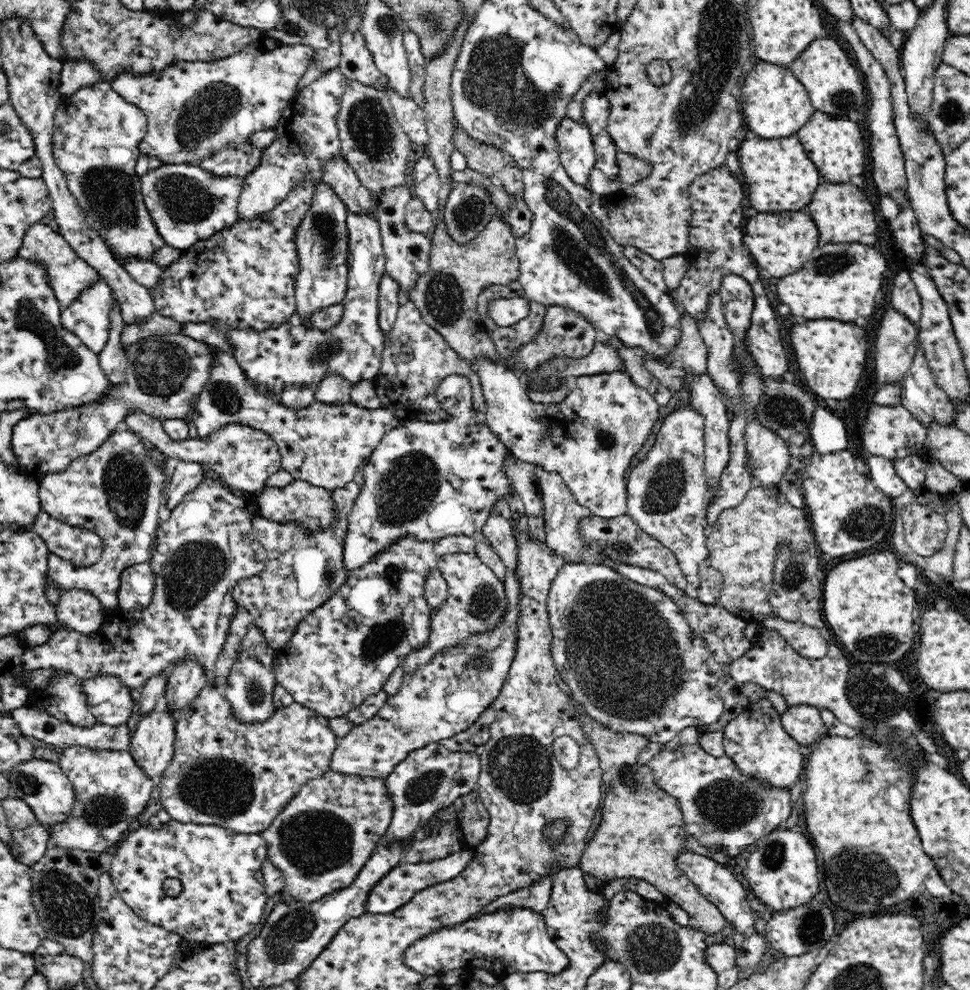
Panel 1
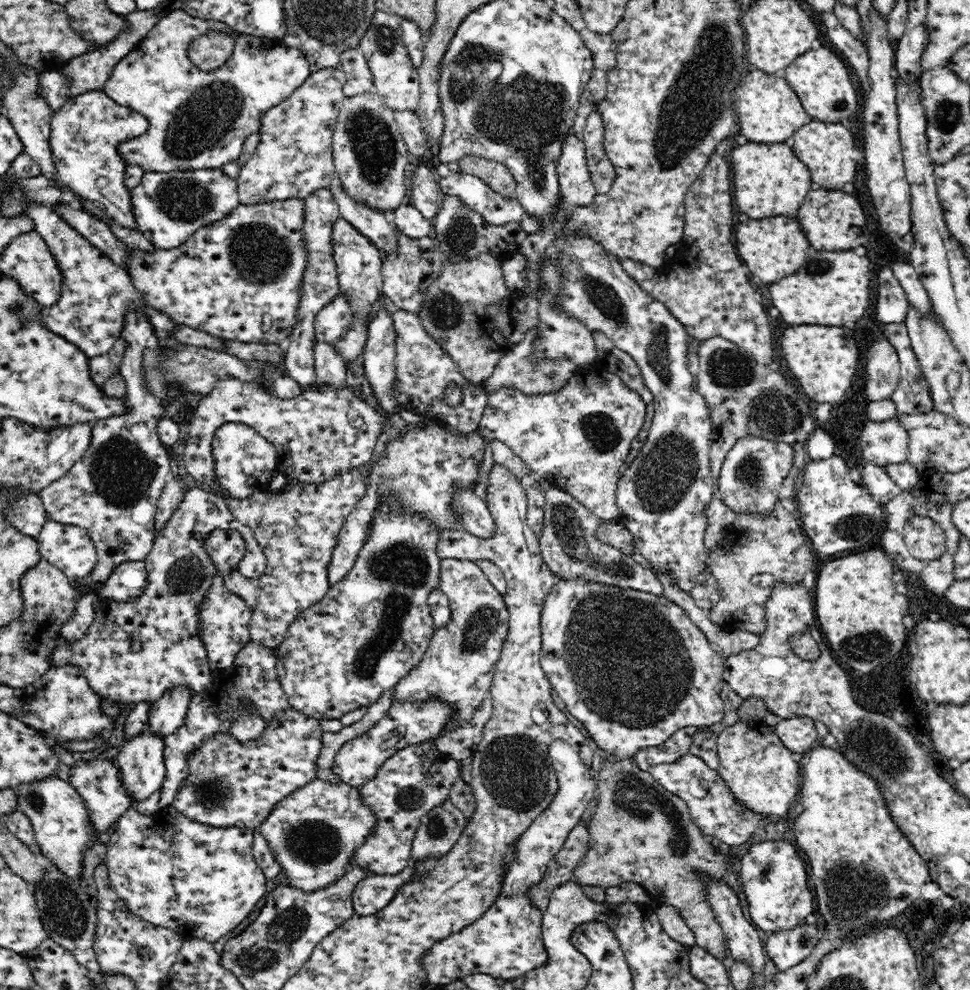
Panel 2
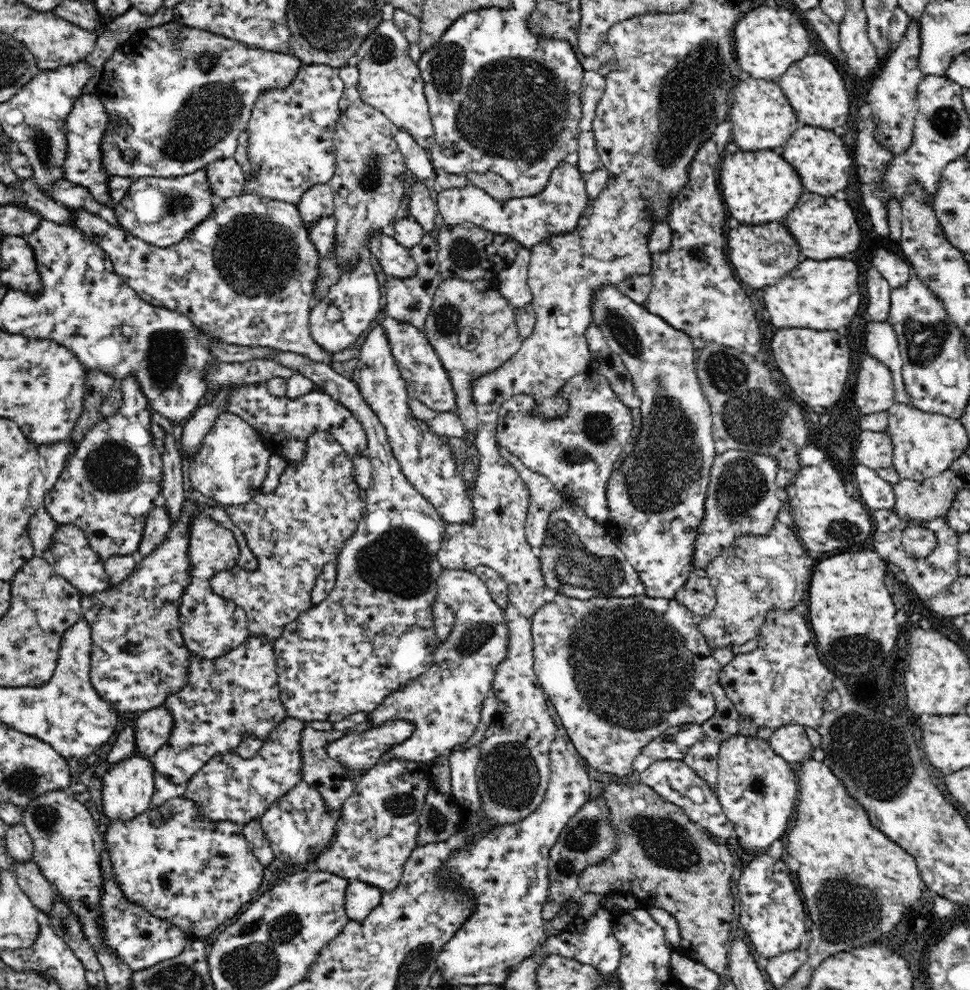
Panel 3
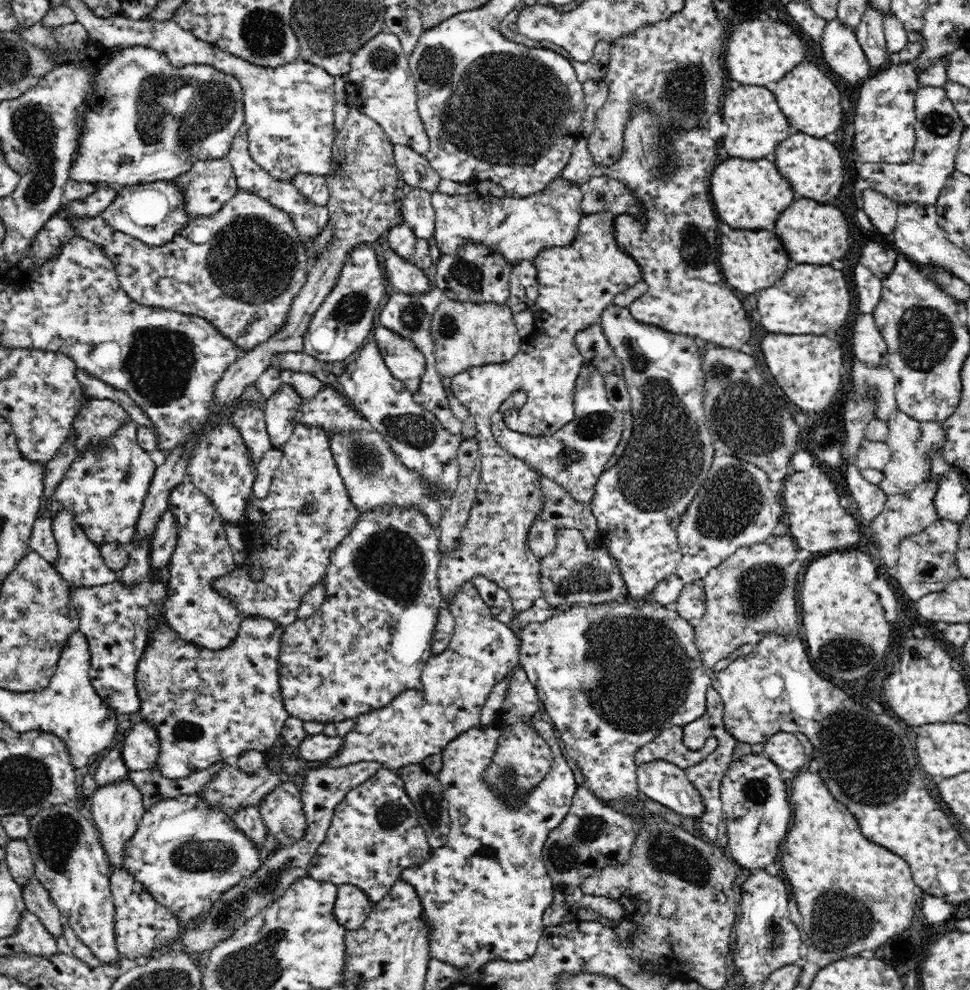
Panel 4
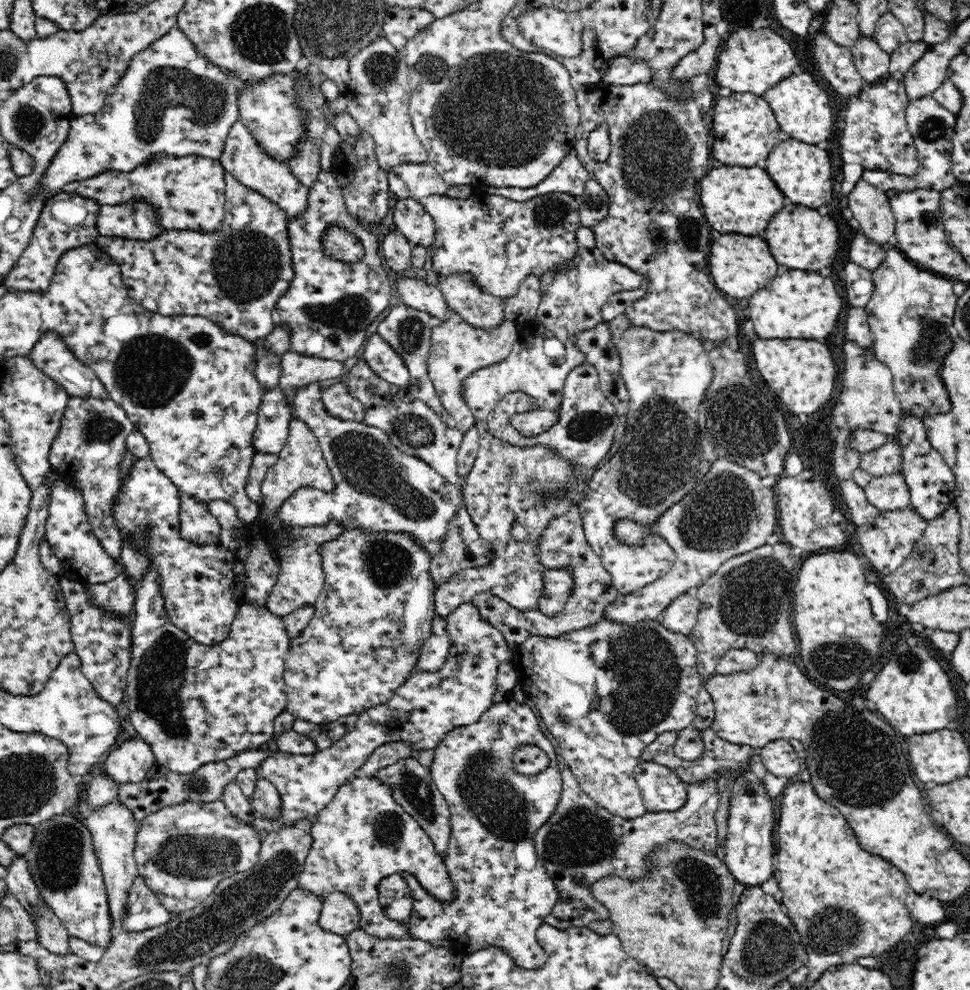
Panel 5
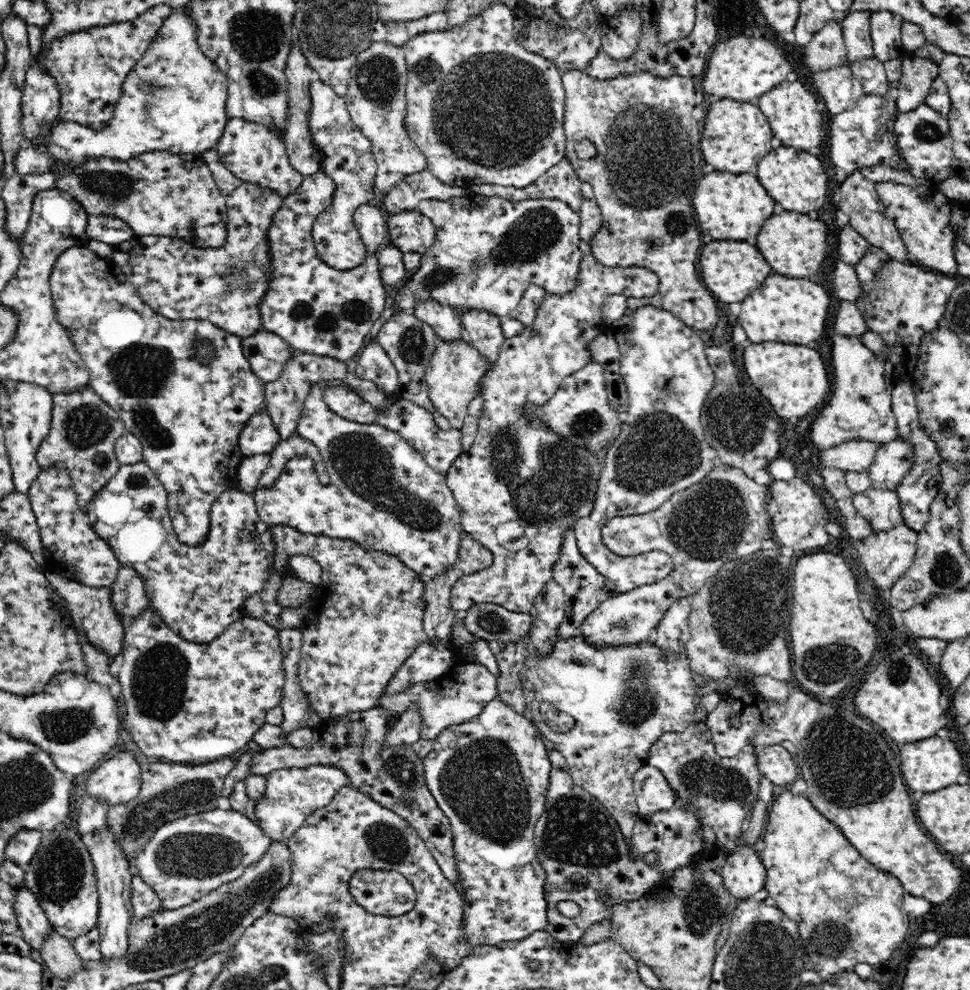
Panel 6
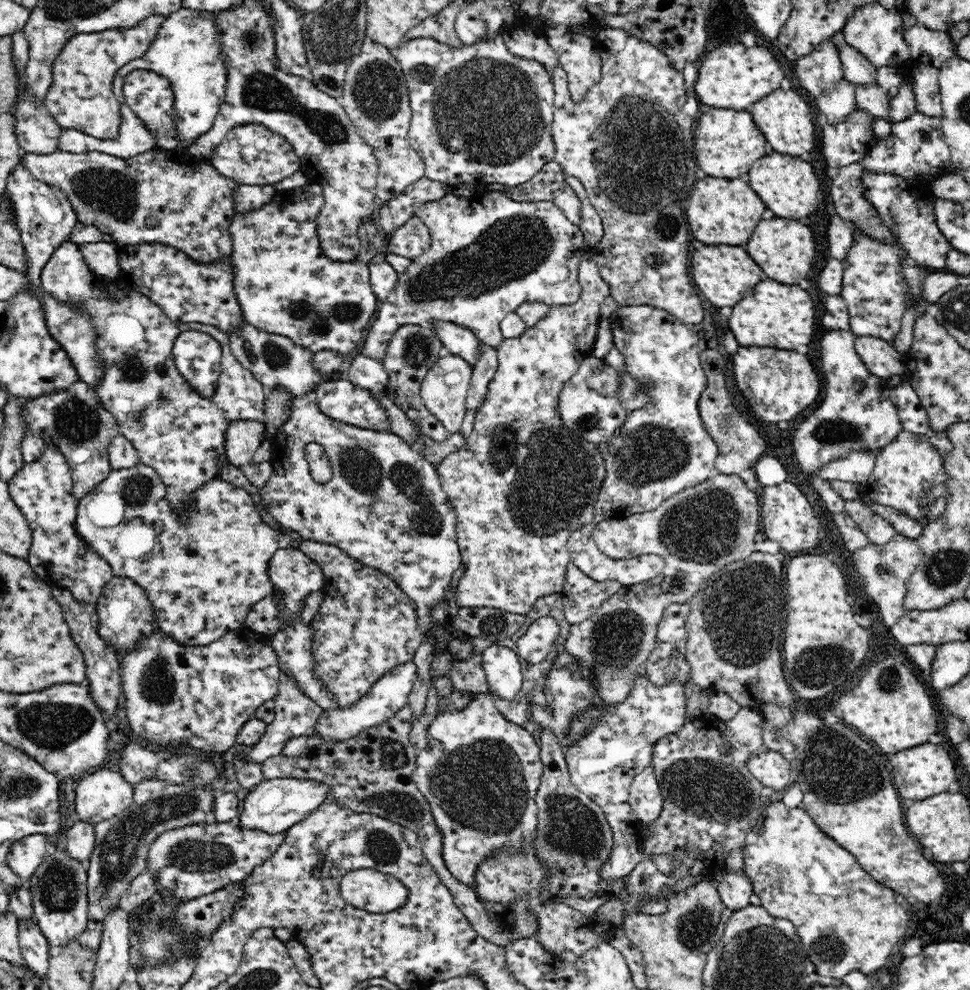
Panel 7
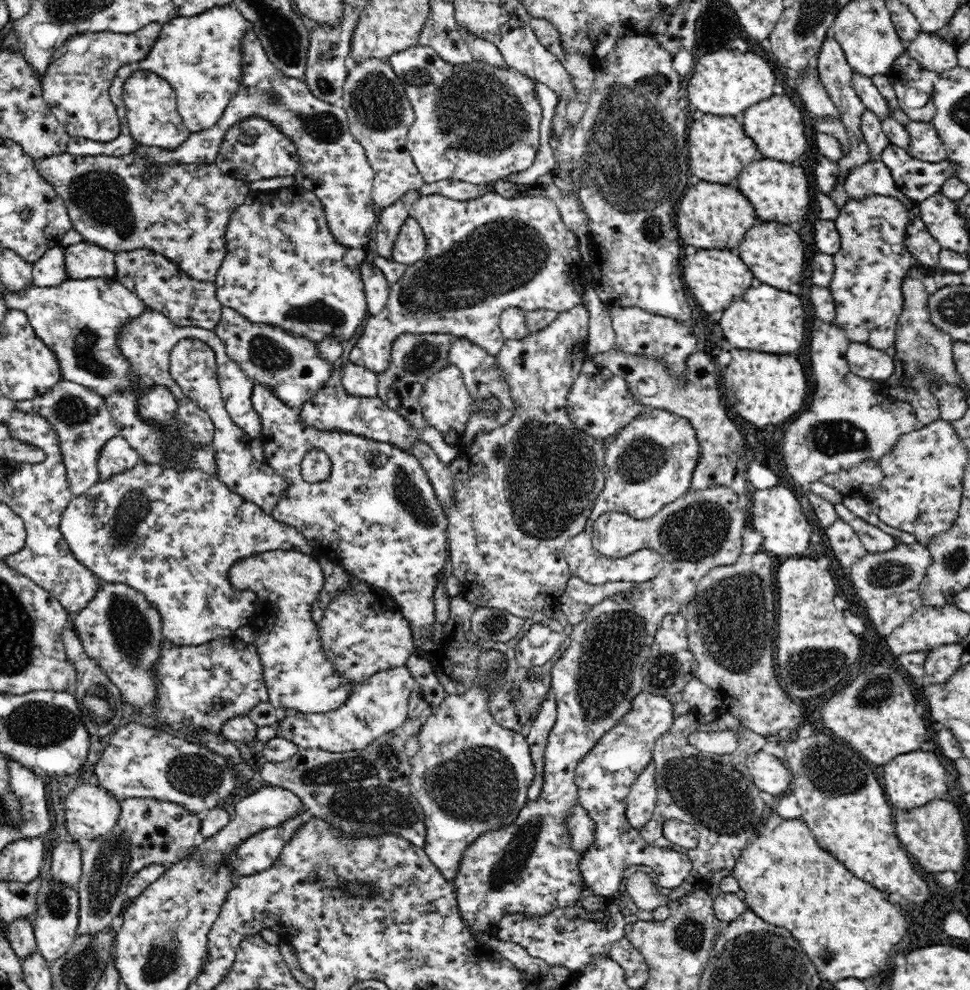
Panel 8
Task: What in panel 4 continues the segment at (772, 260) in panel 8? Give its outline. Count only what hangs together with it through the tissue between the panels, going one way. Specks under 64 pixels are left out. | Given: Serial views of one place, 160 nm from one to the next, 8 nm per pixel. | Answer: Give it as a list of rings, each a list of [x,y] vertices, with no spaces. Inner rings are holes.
[[[796,198],[786,212],[776,220],[774,232],[784,240],[788,248],[788,258],[798,264],[831,264],[848,252],[848,220],[842,216],[838,207],[829,203],[820,203],[812,199]]]

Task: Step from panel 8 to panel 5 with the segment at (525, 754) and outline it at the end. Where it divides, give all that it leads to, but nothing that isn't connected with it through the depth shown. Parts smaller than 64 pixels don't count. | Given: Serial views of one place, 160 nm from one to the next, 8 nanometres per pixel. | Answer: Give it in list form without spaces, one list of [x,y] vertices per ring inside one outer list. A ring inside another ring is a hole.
[[[492,706],[488,708],[486,712],[474,723],[466,726],[461,726],[456,730],[452,730],[436,748],[433,748],[434,756],[432,764],[429,766],[432,780],[434,784],[439,788],[439,791],[444,795],[446,802],[448,803],[448,810],[450,813],[451,822],[451,839],[449,842],[448,850],[444,852],[442,861],[444,866],[448,869],[449,879],[452,881],[454,890],[454,897],[452,900],[436,900],[426,888],[420,884],[416,877],[410,873],[400,873],[406,886],[408,886],[413,898],[413,907],[411,917],[408,919],[409,931],[411,938],[420,939],[425,943],[430,943],[434,947],[444,947],[451,950],[454,954],[461,956],[468,956],[473,952],[488,947],[498,947],[501,950],[506,951],[508,956],[522,968],[532,970],[534,968],[540,968],[546,960],[548,955],[544,952],[544,949],[538,944],[537,936],[535,932],[544,922],[544,918],[552,912],[554,905],[558,902],[559,894],[553,881],[548,877],[546,867],[542,866],[539,862],[539,856],[535,849],[535,834],[548,819],[551,818],[552,813],[556,810],[556,805],[559,803],[562,792],[562,776],[558,770],[558,759],[556,759],[556,752],[554,752],[554,746],[548,742],[549,738],[546,738],[540,730],[540,722],[536,718],[536,714],[528,708],[496,708]],[[532,744],[538,748],[542,748],[549,758],[549,765],[538,774],[535,775],[521,775],[512,770],[512,754],[516,752],[516,748],[520,748],[522,745]]]

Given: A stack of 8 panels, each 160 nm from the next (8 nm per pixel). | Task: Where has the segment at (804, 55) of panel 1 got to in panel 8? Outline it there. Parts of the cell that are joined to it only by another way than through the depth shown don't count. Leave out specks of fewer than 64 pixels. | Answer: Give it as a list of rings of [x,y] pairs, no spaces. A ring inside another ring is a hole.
[[[772,95],[758,104],[748,107],[739,117],[744,124],[744,133],[756,142],[756,147],[766,159],[792,163],[804,155],[808,146],[804,134],[804,116],[788,95]]]

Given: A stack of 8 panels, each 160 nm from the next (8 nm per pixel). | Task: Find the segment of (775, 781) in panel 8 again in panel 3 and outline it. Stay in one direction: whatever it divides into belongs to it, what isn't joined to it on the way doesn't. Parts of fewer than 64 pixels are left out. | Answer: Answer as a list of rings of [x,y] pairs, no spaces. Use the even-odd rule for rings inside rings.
[[[802,724],[780,726],[774,731],[769,743],[773,751],[788,762],[803,762],[813,754],[813,747]]]

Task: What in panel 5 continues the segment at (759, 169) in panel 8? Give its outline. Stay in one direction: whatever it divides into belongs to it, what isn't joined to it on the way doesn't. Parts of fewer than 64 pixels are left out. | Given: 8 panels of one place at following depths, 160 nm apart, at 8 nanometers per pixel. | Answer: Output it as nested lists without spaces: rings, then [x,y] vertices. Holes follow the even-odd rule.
[[[790,137],[778,144],[766,160],[766,171],[776,182],[776,187],[792,204],[802,204],[806,208],[823,208],[832,201],[834,182],[832,164],[827,149],[819,145],[806,144]]]

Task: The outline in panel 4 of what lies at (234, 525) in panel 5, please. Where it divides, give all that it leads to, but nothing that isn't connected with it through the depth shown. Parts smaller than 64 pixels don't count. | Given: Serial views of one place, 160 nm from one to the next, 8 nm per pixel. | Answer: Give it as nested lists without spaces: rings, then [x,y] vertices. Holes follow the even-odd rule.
[[[189,480],[182,481],[170,491],[168,508],[179,525],[179,535],[170,560],[164,618],[171,630],[185,642],[219,651],[238,638],[244,620],[233,602],[212,586],[212,580],[226,576],[240,565],[235,561],[235,551],[222,525],[225,520],[214,503]]]

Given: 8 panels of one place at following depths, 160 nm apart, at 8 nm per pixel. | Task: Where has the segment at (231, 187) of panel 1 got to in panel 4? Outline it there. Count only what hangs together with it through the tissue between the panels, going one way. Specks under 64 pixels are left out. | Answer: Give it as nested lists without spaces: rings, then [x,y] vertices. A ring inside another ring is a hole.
[[[172,180],[139,183],[119,187],[118,196],[106,210],[99,215],[114,230],[141,240],[144,244],[154,247],[164,246],[183,229],[190,220],[187,212],[187,190]]]

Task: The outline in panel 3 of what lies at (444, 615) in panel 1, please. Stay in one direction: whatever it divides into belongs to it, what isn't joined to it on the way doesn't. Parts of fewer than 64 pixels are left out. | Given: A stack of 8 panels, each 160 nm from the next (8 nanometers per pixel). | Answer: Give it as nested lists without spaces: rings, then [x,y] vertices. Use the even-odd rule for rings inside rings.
[[[444,568],[441,570],[437,585],[437,599],[445,602],[456,618],[452,632],[449,633],[448,639],[436,648],[432,666],[423,676],[392,692],[375,711],[367,713],[367,720],[371,722],[372,729],[376,729],[385,721],[396,720],[397,717],[415,724],[416,732],[412,738],[392,747],[384,759],[395,757],[396,760],[429,763],[436,757],[448,755],[457,746],[465,744],[477,730],[483,702],[492,693],[496,668],[507,657],[509,631],[505,624],[504,610],[492,599],[487,584],[471,571]]]

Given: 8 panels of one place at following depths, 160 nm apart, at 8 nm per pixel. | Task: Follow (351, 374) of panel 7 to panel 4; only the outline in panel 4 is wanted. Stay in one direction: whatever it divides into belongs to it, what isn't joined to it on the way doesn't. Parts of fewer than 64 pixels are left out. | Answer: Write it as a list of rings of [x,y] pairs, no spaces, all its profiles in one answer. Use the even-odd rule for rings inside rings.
[[[381,325],[373,330],[380,354],[394,378],[401,380],[409,392],[414,395],[419,390],[420,381],[426,372],[427,361],[423,352],[407,337],[392,332]]]

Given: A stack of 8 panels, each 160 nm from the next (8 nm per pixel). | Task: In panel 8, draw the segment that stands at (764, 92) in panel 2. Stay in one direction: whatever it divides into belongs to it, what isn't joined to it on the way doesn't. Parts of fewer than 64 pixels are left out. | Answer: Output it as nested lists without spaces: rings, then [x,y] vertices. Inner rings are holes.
[[[704,114],[700,120],[693,120],[688,128],[689,167],[700,180],[710,180],[722,185],[736,183],[740,171],[748,164],[763,160],[756,142],[744,133],[742,120],[732,116]]]

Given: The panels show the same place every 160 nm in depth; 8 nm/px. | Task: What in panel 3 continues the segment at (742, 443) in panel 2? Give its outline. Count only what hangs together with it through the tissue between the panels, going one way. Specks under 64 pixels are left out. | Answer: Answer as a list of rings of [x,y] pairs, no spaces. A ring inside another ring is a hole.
[[[725,450],[715,456],[705,500],[703,522],[695,540],[694,570],[705,570],[708,563],[733,544],[737,537],[751,533],[764,536],[777,522],[777,514],[785,505],[774,492],[778,488],[775,478],[777,460],[767,453],[746,450]]]

